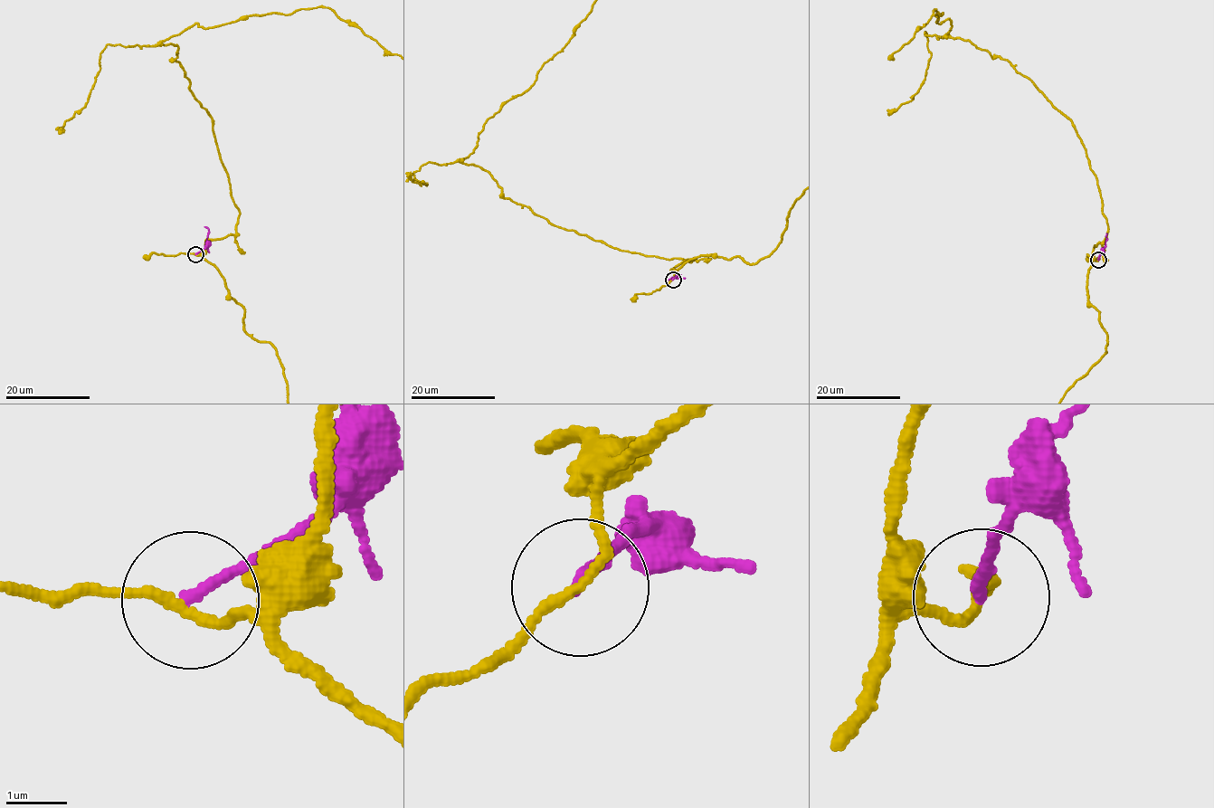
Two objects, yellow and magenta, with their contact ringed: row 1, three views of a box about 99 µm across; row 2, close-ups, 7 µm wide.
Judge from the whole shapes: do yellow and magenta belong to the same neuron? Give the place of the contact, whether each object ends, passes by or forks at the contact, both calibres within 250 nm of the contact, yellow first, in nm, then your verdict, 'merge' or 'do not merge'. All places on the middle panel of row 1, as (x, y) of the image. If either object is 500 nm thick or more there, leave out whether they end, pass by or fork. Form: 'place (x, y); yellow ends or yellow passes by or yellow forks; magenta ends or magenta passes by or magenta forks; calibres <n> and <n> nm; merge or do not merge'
place (673, 280); yellow passes by; magenta ends; calibres 140 and 170 nm; do not merge

